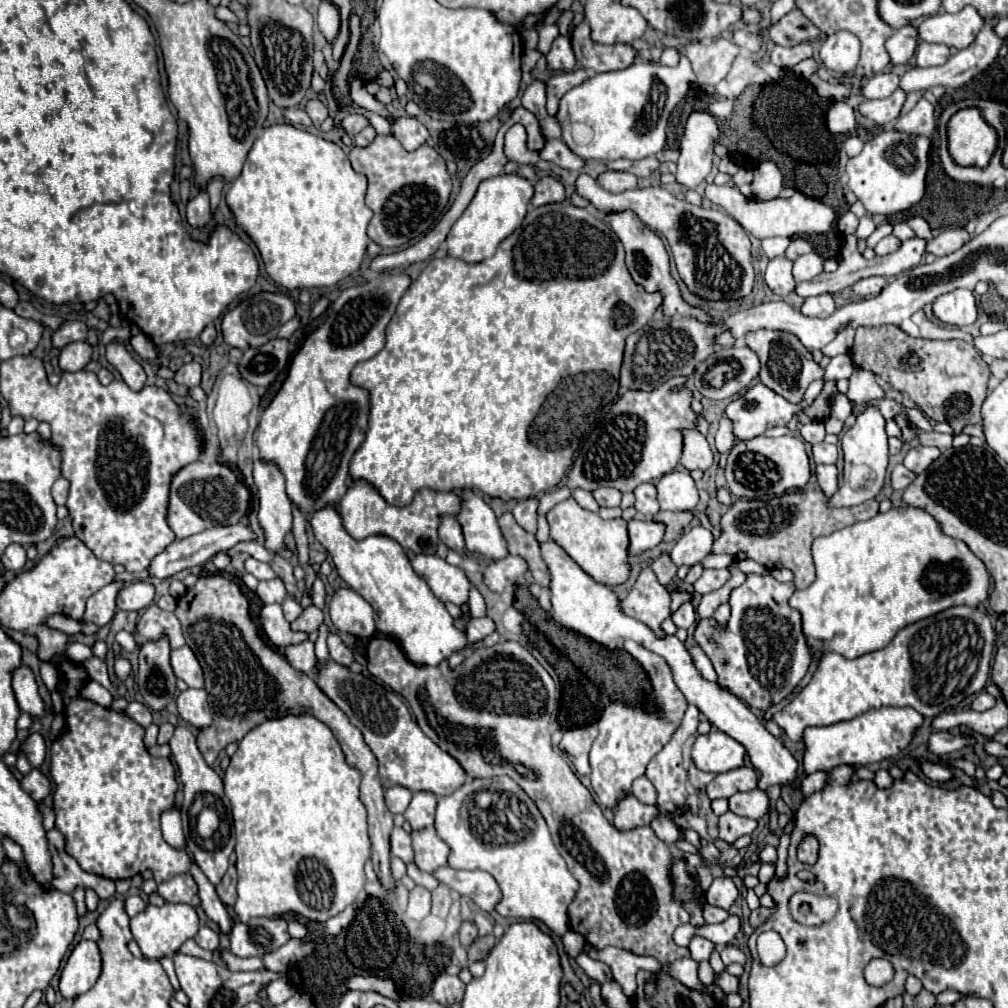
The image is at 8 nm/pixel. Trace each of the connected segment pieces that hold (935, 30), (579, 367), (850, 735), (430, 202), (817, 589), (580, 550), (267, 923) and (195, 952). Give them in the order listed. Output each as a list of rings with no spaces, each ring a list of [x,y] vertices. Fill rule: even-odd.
[[[963,8],[955,14],[939,12],[935,16],[927,16],[919,24],[919,36],[925,42],[947,44],[955,48],[967,48],[979,34],[983,26],[983,18],[975,8]]]
[[[569,202],[545,204],[539,208],[531,206],[523,224],[511,236],[507,236],[499,244],[497,252],[487,260],[475,264],[469,264],[453,256],[431,260],[429,266],[421,272],[421,276],[411,284],[407,294],[401,298],[397,312],[387,326],[385,348],[371,360],[359,362],[353,368],[351,382],[357,386],[365,386],[371,392],[371,412],[367,438],[349,466],[351,478],[363,478],[375,484],[379,494],[395,506],[409,504],[413,494],[421,488],[443,492],[449,492],[453,488],[477,488],[493,498],[525,500],[557,486],[567,474],[569,466],[573,464],[573,456],[583,432],[591,426],[597,414],[617,396],[625,338],[633,330],[645,326],[653,318],[661,302],[663,298],[659,292],[647,292],[631,278],[627,266],[623,264],[623,246],[613,234],[609,234],[609,226],[597,216],[593,216],[587,208],[577,208]],[[623,306],[629,308],[631,316],[623,316]]]
[[[879,708],[869,710],[853,720],[831,724],[831,726],[819,726],[819,728],[807,728],[803,732],[803,768],[807,774],[819,772],[819,770],[833,770],[841,764],[873,764],[881,762],[885,758],[897,756],[907,744],[911,742],[915,730],[923,724],[923,716],[915,712],[913,708]]]
[[[377,134],[369,146],[355,146],[349,152],[349,160],[369,180],[365,202],[373,210],[373,220],[369,222],[367,234],[373,242],[383,248],[399,248],[425,234],[441,218],[453,184],[445,160],[429,144],[407,152],[393,134]]]
[[[915,506],[891,508],[889,512],[879,512],[869,520],[817,538],[813,542],[813,560],[817,568],[815,582],[805,590],[793,592],[789,598],[789,604],[803,616],[803,634],[813,652],[835,650],[845,658],[857,658],[885,648],[897,630],[907,624],[953,606],[977,606],[989,594],[989,574],[983,562],[969,552],[965,542],[947,536],[927,510]]]
[[[567,498],[547,512],[547,522],[551,526],[551,538],[599,584],[619,586],[629,580],[629,536],[627,522],[623,518],[603,520],[599,514],[581,508],[573,498]]]
[[[251,918],[249,922],[235,920],[231,930],[231,952],[235,956],[263,956],[267,952],[277,950],[291,936],[287,932],[285,918]],[[263,928],[263,930],[257,930]]]
[[[189,940],[189,942],[185,942],[181,948],[179,948],[179,952],[181,954],[189,954],[189,956],[197,956],[197,958],[205,958],[205,960],[211,960],[211,952],[207,952],[207,950],[201,950],[197,944],[195,944],[195,940]]]

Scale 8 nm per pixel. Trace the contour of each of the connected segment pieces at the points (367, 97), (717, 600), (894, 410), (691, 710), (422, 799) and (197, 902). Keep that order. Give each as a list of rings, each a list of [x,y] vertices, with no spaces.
[[[357,74],[351,76],[349,86],[351,86],[351,98],[353,98],[353,102],[355,102],[357,106],[363,106],[363,108],[367,108],[367,110],[373,110],[373,112],[385,116],[385,118],[391,122],[391,116],[389,116],[389,114],[383,110],[383,106],[381,106],[381,104],[367,92],[363,80],[361,80]]]
[[[735,574],[721,590],[711,592],[711,594],[705,594],[705,596],[701,598],[699,606],[697,606],[699,618],[713,618],[715,610],[729,600],[729,594],[731,594],[735,588],[739,588],[739,586],[745,582],[745,578],[747,578],[745,574]]]
[[[883,398],[877,402],[877,408],[879,412],[885,416],[885,418],[895,418],[897,414],[901,414],[901,404],[891,400],[891,398]]]
[[[689,704],[687,712],[685,712],[685,716],[683,716],[683,722],[681,722],[681,726],[677,728],[677,732],[673,734],[673,738],[669,740],[669,744],[653,758],[653,760],[649,762],[649,766],[647,766],[645,776],[653,782],[653,786],[655,786],[655,790],[657,790],[657,808],[659,808],[661,812],[675,812],[675,810],[679,810],[679,808],[685,806],[685,800],[687,800],[689,792],[687,792],[687,770],[683,768],[681,748],[683,748],[685,740],[687,740],[691,734],[697,732],[697,726],[699,726],[699,708],[693,706],[693,704]]]
[[[417,792],[413,794],[413,800],[409,808],[405,810],[405,820],[411,824],[413,830],[433,826],[435,820],[435,808],[437,808],[437,798],[435,794],[429,792]]]
[[[179,874],[177,878],[163,882],[159,886],[159,896],[163,896],[165,902],[183,902],[193,908],[201,906],[201,898],[197,894],[197,884],[191,874]]]

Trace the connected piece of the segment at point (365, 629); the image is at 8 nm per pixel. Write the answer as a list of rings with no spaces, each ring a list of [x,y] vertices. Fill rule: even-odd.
[[[353,588],[335,590],[329,610],[331,610],[333,624],[341,632],[349,632],[361,638],[373,636],[375,632],[373,608]]]

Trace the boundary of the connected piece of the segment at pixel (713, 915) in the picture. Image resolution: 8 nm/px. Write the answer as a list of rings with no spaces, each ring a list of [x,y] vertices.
[[[705,904],[705,906],[703,906],[703,918],[705,918],[707,924],[721,922],[721,920],[725,920],[727,916],[729,916],[729,912],[725,912],[725,910],[721,910],[721,908],[715,908],[715,906],[711,906],[711,904]]]

